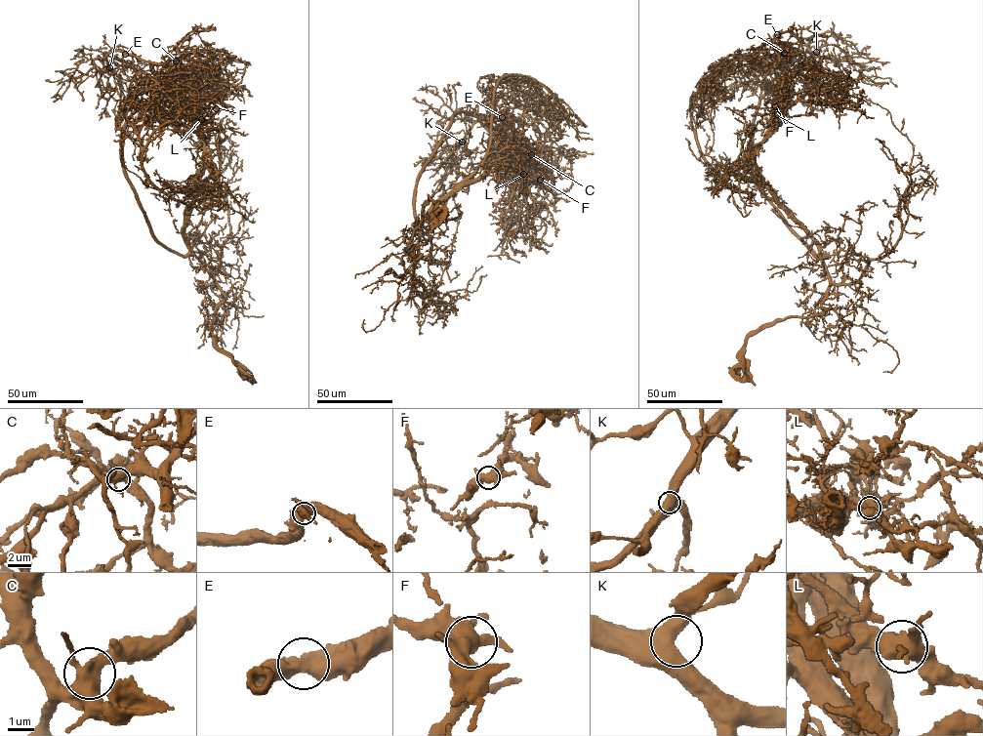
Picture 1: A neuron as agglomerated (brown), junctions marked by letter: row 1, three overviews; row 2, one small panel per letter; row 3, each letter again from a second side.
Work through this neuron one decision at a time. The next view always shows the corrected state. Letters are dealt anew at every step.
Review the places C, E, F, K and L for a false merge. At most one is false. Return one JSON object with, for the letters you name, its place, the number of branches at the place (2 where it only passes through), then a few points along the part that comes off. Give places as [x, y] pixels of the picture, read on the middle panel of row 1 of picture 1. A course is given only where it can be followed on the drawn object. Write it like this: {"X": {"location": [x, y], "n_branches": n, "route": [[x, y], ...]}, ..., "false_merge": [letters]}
{"false_merge": []}

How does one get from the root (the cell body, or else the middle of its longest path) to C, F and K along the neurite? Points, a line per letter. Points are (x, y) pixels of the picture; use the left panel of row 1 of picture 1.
C: (143, 212), (127, 180), (123, 133), (130, 116), (158, 98), (171, 96), (185, 83), (186, 68), (176, 61)
F: (143, 212), (125, 170), (122, 139), (128, 119), (158, 98), (180, 92), (199, 92), (205, 103), (216, 108)
K: (143, 212), (123, 161), (126, 102), (170, 65), (111, 51), (106, 58), (109, 67)

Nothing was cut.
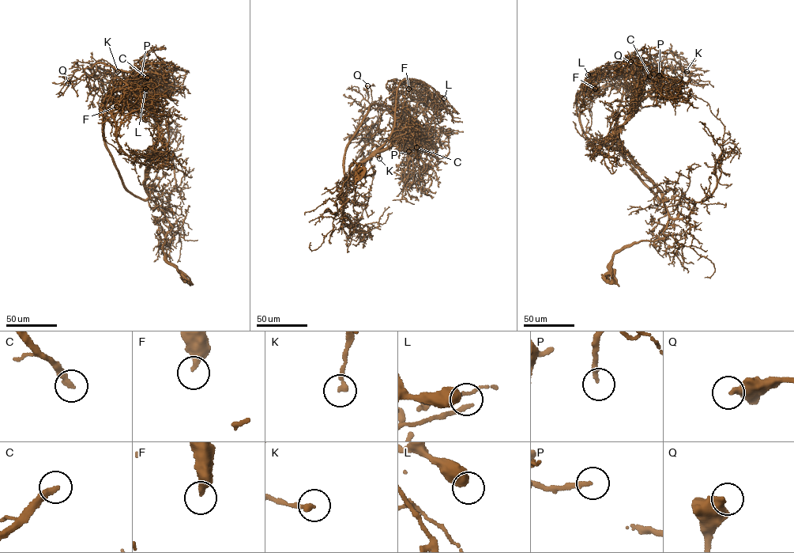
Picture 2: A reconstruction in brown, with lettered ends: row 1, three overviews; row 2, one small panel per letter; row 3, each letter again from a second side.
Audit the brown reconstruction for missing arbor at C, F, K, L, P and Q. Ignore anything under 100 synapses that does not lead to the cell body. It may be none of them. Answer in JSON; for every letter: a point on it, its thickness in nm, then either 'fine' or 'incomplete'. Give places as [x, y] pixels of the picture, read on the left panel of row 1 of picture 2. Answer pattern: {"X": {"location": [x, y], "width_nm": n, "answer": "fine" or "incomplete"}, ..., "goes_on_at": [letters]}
{"C": {"location": [147, 77], "width_nm": 300, "answer": "incomplete"}, "F": {"location": [116, 107], "width_nm": 320, "answer": "fine"}, "K": {"location": [118, 71], "width_nm": 240, "answer": "fine"}, "L": {"location": [145, 89], "width_nm": 600, "answer": "fine"}, "P": {"location": [141, 76], "width_nm": 200, "answer": "fine"}, "Q": {"location": [68, 83], "width_nm": 480, "answer": "fine"}, "goes_on_at": ["C"]}

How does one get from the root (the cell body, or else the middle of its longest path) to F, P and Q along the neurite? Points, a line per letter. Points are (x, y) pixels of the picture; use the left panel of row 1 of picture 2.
F: (117, 171), (107, 149), (104, 137), (104, 118), (111, 100), (106, 94), (111, 95), (116, 107)
P: (117, 171), (107, 149), (104, 118), (109, 107), (128, 94), (138, 91), (141, 76)
Q: (117, 171), (104, 137), (106, 97), (135, 73), (96, 62), (84, 69), (75, 83), (68, 83)

